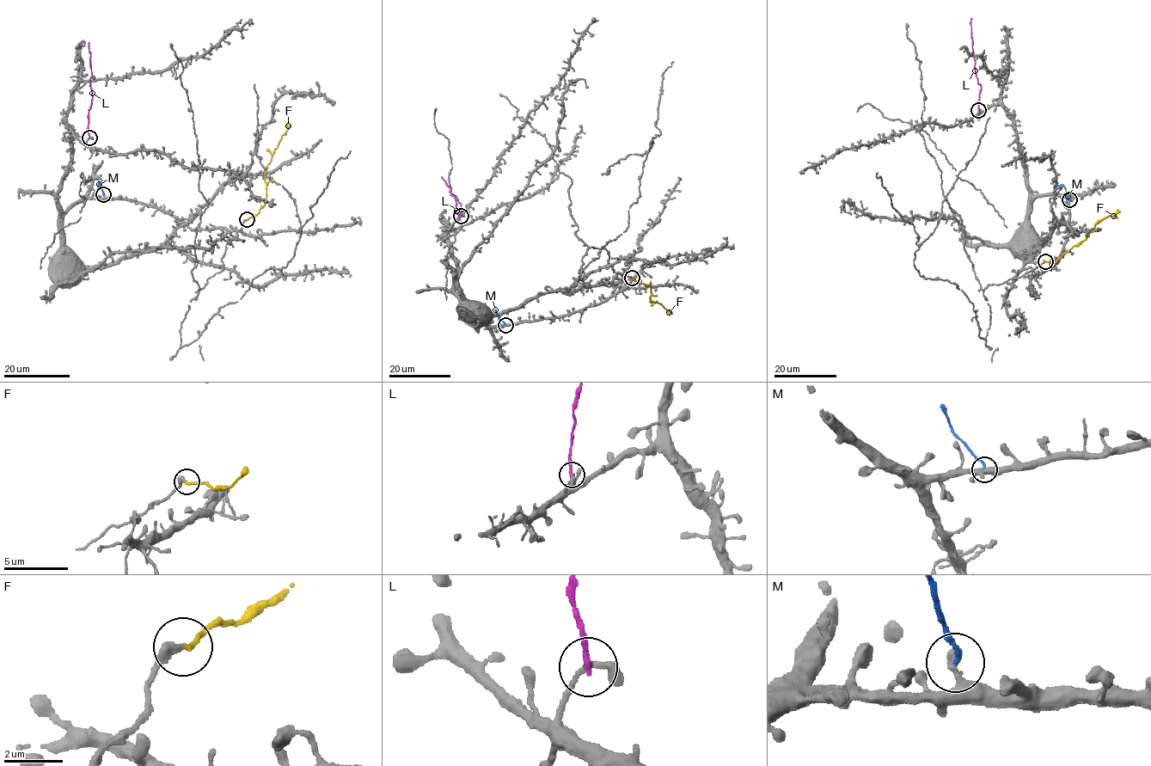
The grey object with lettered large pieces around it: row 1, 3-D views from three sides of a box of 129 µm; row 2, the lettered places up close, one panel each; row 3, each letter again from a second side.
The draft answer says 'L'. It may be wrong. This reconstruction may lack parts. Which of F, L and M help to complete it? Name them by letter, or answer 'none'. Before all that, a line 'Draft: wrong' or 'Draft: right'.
Draft: wrong
F

